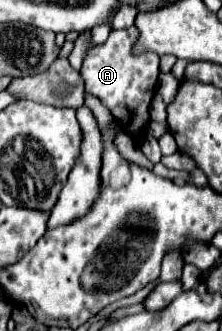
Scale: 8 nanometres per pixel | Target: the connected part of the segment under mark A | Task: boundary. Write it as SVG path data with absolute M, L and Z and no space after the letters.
M136 27L112 31L106 43L96 45L92 53L86 55L80 73L86 81L86 91L98 97L102 105L110 109L114 119L134 141L142 141L144 131L150 123L150 101L156 93L156 83L160 75L160 57L156 57L156 53L134 55L132 45L136 43L136 39L138 39Z

